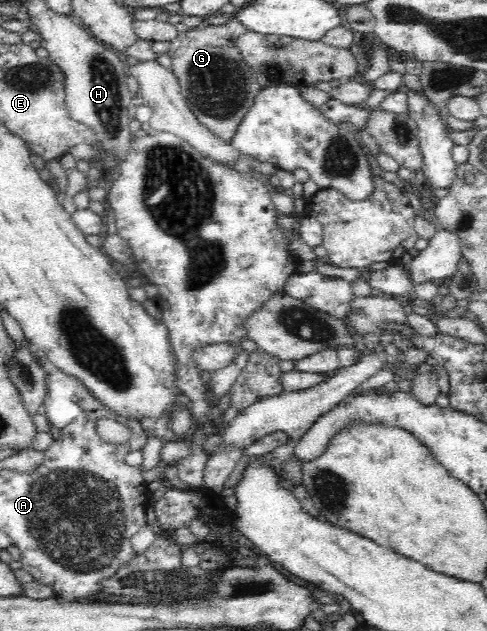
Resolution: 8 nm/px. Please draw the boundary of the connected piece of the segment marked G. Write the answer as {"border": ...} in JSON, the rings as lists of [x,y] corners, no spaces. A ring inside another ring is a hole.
{"border":[[[232,16],[223,25],[201,23],[185,33],[179,33],[171,41],[167,52],[172,60],[172,72],[179,80],[191,112],[211,133],[228,143],[242,116],[253,105],[255,95],[263,87],[262,81],[246,65],[236,45],[237,39],[246,32],[247,29]]]}

